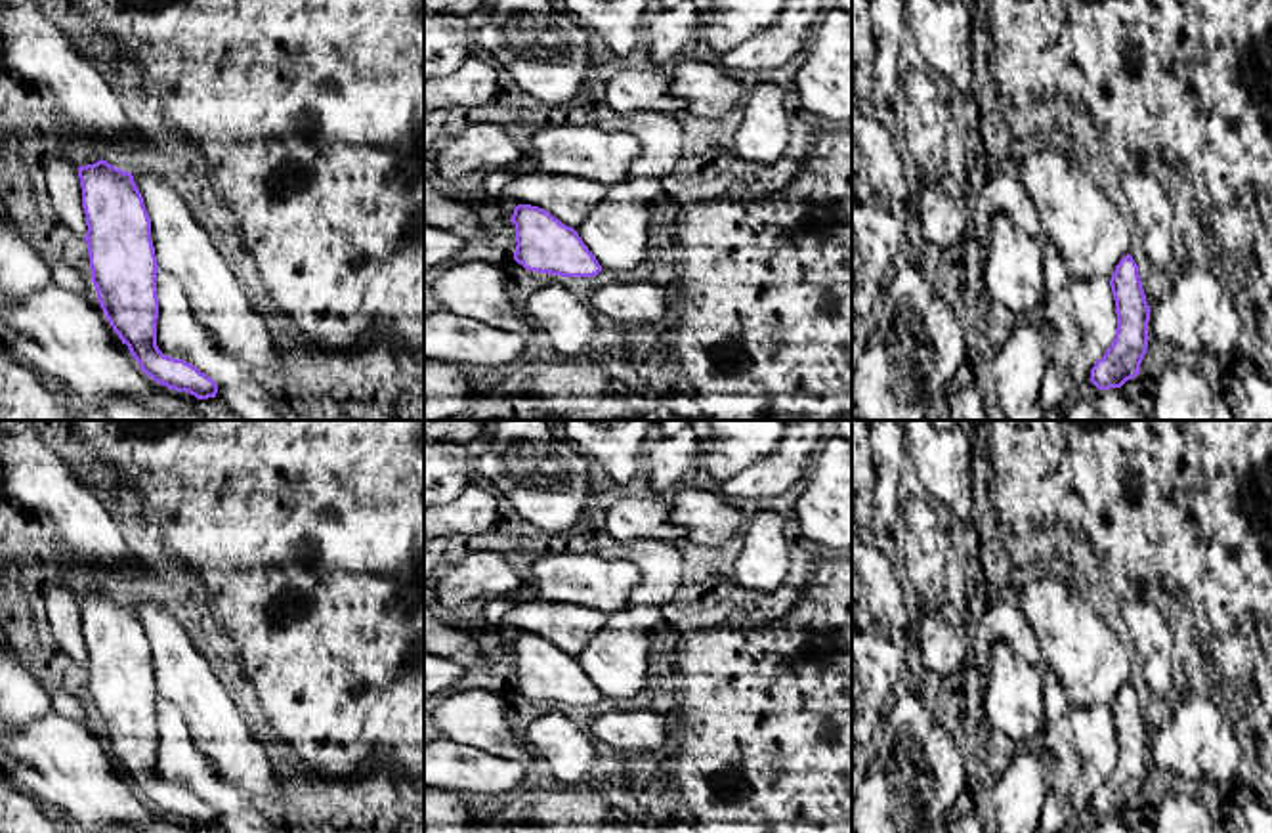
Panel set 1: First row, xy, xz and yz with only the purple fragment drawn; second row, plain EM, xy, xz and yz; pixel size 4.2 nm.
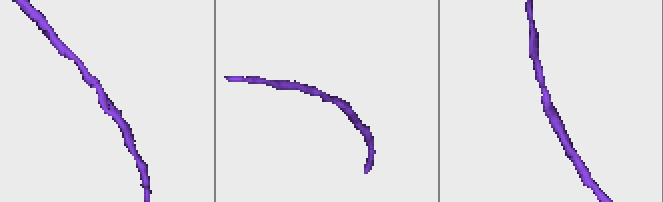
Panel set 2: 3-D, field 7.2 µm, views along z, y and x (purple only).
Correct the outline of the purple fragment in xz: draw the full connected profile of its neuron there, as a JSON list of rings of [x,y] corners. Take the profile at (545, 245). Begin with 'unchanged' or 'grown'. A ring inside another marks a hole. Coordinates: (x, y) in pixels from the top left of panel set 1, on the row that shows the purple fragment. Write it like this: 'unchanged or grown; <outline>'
unchanged; [[[518,204],[510,222],[518,243],[514,260],[525,269],[562,277],[594,277],[602,271],[579,233],[544,208]]]

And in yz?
unchanged; [[[1131,254],[1123,256],[1110,279],[1115,300],[1117,329],[1112,346],[1091,369],[1091,382],[1098,390],[1121,388],[1140,374],[1148,352],[1150,306]]]

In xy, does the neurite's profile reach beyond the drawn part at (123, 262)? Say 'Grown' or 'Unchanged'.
Unchanged

